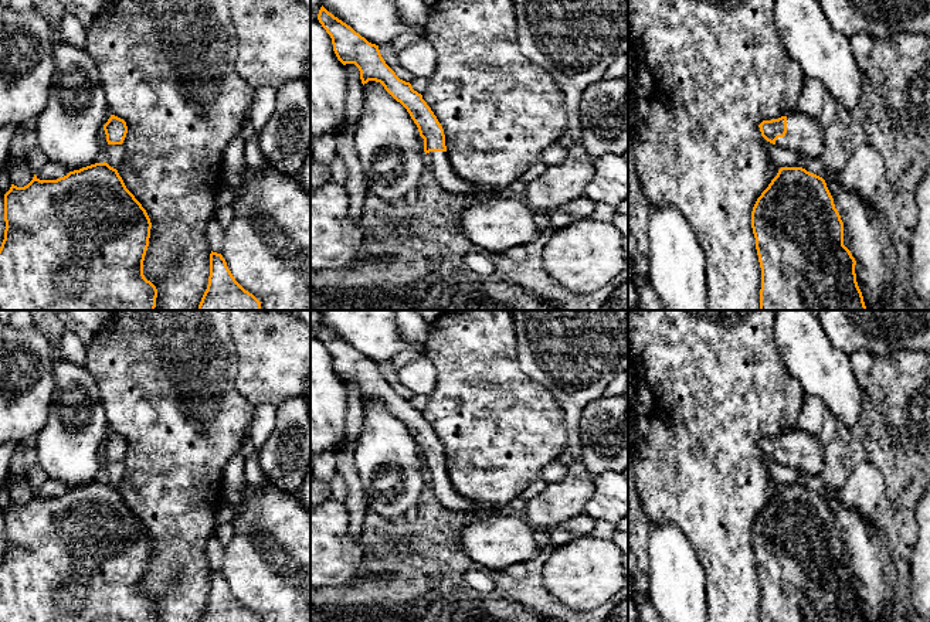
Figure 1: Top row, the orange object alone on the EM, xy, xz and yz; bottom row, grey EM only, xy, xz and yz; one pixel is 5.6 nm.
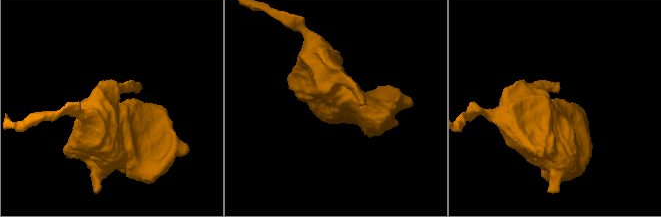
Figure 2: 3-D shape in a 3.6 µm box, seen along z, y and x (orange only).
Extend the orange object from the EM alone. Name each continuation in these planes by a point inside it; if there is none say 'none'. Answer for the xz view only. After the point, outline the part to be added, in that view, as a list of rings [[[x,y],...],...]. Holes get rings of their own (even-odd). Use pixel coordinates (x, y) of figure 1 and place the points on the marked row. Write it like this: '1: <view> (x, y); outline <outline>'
1: xz (438, 162); outline [[[430,152],[427,153],[427,157],[428,170],[434,174],[435,181],[444,190],[454,194],[475,196],[476,198],[483,198],[496,194],[496,191],[489,187],[471,184],[456,176],[452,170],[447,152]]]

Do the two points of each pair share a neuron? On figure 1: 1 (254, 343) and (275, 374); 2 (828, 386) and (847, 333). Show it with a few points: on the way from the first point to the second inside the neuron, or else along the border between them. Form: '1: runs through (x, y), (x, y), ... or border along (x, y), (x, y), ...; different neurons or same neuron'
1: runs through (261, 350), (272, 362), (272, 367); same neuron
2: border along (821, 325), (827, 337), (848, 354); different neurons

